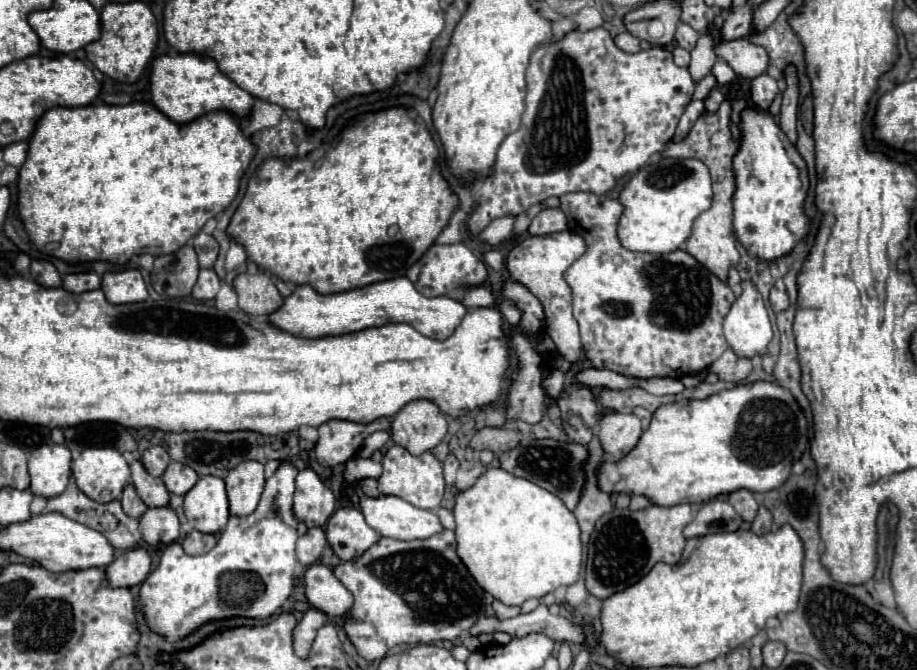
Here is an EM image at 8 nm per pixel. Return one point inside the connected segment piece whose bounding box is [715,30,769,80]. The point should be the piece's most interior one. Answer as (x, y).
(749, 61)

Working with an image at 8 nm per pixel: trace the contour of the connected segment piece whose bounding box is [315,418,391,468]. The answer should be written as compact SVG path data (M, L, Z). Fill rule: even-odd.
M379 418L369 424L357 424L347 420L329 420L317 428L319 440L315 444L315 456L317 462L325 468L333 468L339 464L345 464L347 460L355 458L363 440L377 432L377 430L389 430L391 422L389 418Z

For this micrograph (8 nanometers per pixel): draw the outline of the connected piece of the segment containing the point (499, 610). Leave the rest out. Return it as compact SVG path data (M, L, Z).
M493 600L493 610L495 610L495 614L499 616L499 618L513 618L513 616L517 616L521 610L519 608L515 608L515 606L505 606L503 602L499 602L499 600Z

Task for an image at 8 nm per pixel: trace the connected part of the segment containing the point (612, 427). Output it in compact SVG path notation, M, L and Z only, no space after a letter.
M605 414L599 420L599 440L607 458L621 460L639 440L641 422L635 414Z

